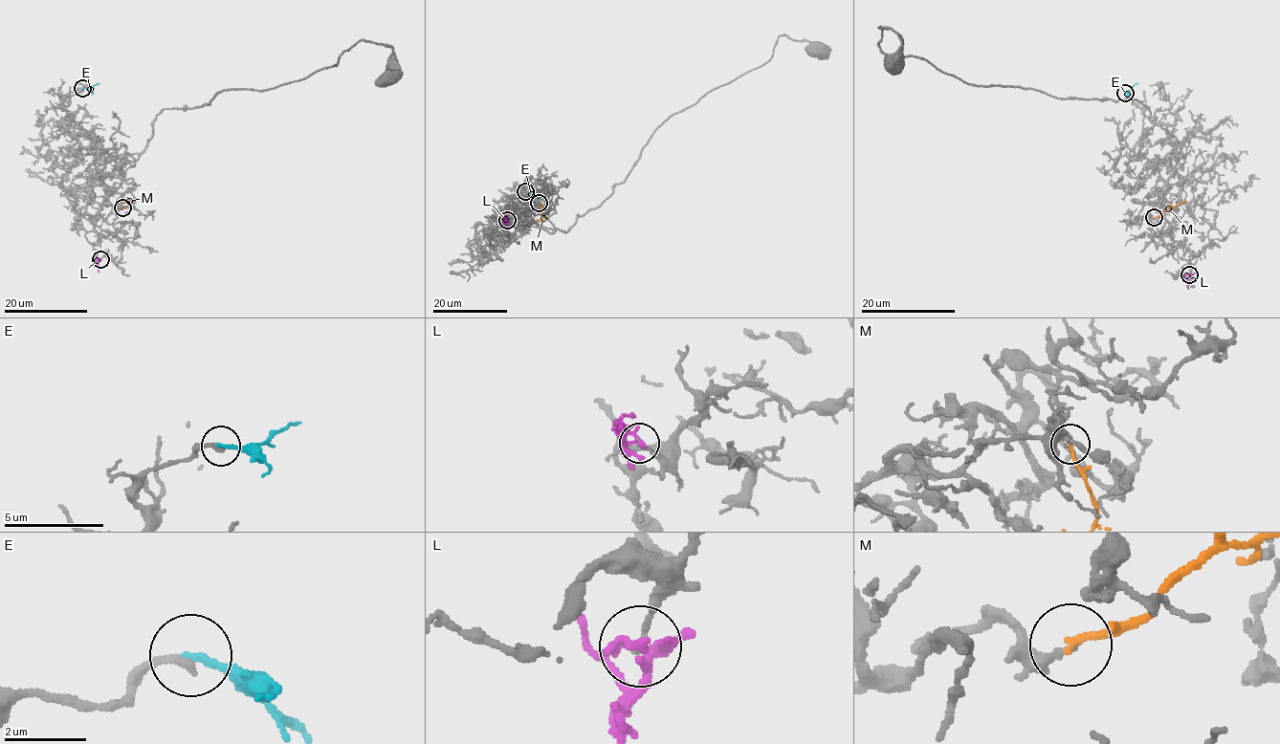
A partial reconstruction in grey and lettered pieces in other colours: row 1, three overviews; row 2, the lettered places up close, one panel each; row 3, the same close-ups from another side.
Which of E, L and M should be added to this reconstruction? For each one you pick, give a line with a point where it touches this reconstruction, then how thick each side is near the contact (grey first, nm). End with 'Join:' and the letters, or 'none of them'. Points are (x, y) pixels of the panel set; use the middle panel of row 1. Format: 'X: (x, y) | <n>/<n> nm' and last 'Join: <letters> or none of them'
E: (525, 191) | 200/190 nm
Join: E

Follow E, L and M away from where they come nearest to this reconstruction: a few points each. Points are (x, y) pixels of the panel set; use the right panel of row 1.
E: (1125, 93), (1137, 83)
L: (1189, 273), (1188, 290)
M: (1154, 218), (1185, 200)

